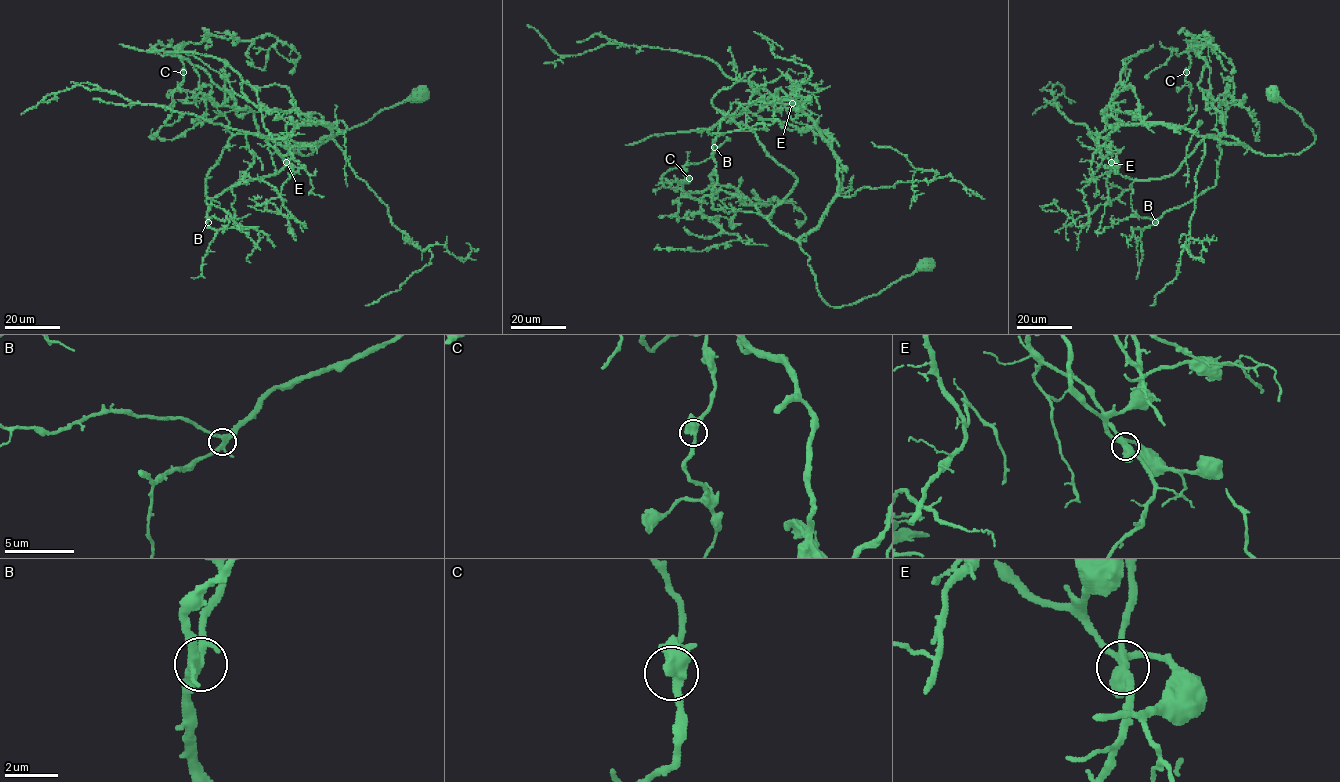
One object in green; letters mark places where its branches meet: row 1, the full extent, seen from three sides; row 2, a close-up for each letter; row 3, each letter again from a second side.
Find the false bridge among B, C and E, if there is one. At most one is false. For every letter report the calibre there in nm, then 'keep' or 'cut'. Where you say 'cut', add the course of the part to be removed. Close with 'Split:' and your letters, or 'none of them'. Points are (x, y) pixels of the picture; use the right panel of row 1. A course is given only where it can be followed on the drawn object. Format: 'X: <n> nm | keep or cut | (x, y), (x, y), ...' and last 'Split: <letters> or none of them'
B: 340 nm | keep
C: 420 nm | keep
E: 400 nm | cut | (1111, 163), (1097, 150), (1096, 140), (1105, 128), (1107, 107), (1119, 82), (1132, 87), (1137, 117), (1181, 134)
Split: E

